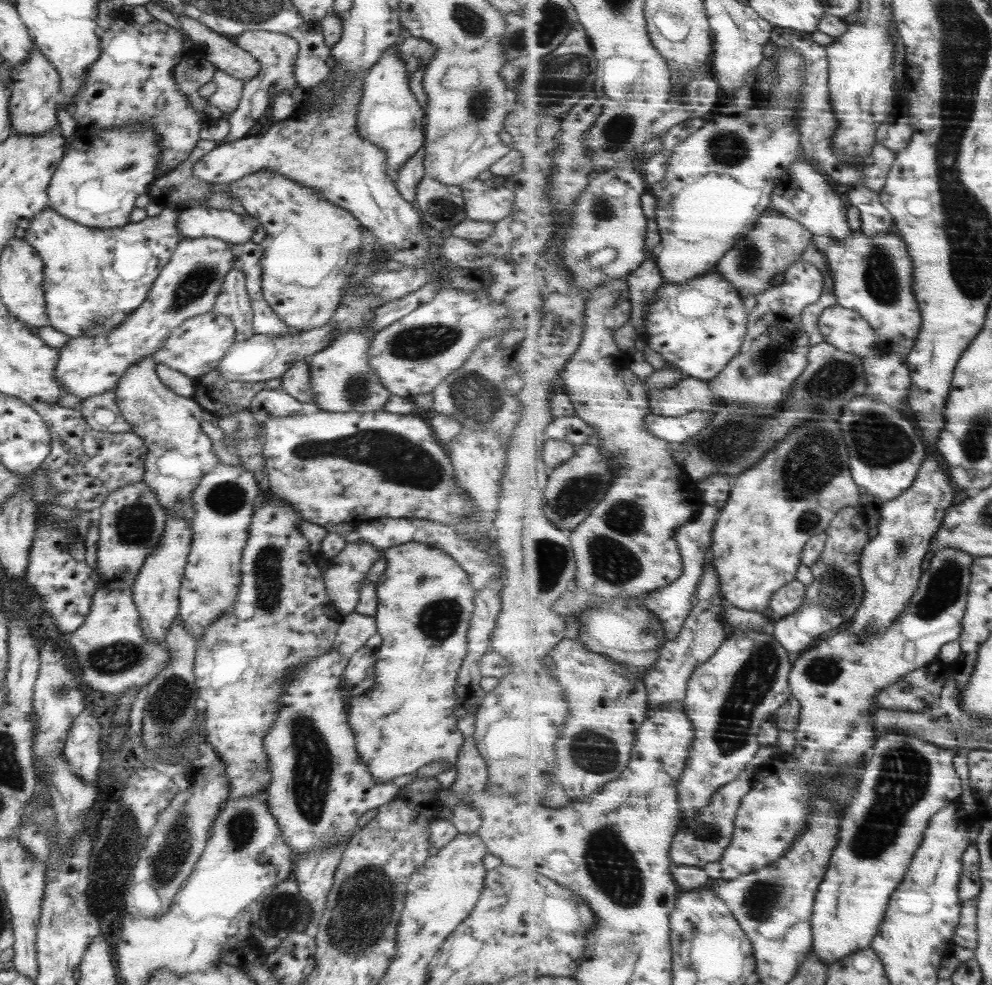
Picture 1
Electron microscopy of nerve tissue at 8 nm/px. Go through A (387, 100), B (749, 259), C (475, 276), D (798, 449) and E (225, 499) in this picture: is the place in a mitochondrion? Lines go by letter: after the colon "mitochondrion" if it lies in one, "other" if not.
A: other
B: mitochondrion
C: other
D: mitochondrion
E: mitochondrion

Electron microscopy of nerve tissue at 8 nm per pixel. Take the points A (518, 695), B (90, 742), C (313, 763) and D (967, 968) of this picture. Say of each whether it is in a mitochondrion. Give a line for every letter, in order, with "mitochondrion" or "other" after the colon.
A: other
B: other
C: mitochondrion
D: other

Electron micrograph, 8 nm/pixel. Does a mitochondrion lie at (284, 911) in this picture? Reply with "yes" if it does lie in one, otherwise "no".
yes

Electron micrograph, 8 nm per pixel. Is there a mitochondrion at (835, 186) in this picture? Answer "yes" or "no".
no

